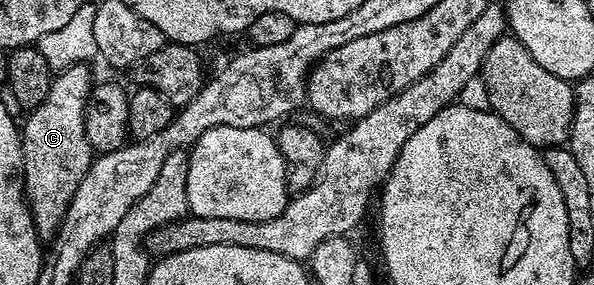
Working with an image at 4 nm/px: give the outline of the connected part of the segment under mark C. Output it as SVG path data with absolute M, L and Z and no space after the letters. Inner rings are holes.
M87 64L68 66L52 78L52 86L37 109L22 121L24 146L24 195L41 242L48 243L60 229L60 221L78 191L78 183L94 160L94 150L86 139L84 112L92 93L94 78Z

